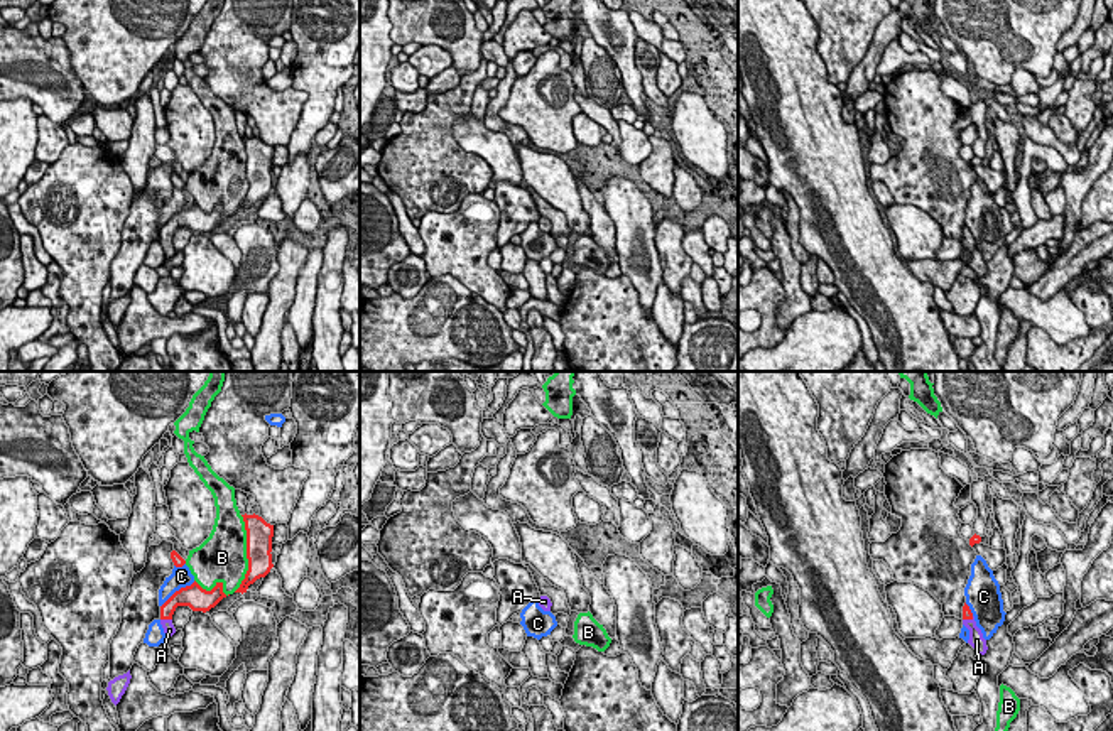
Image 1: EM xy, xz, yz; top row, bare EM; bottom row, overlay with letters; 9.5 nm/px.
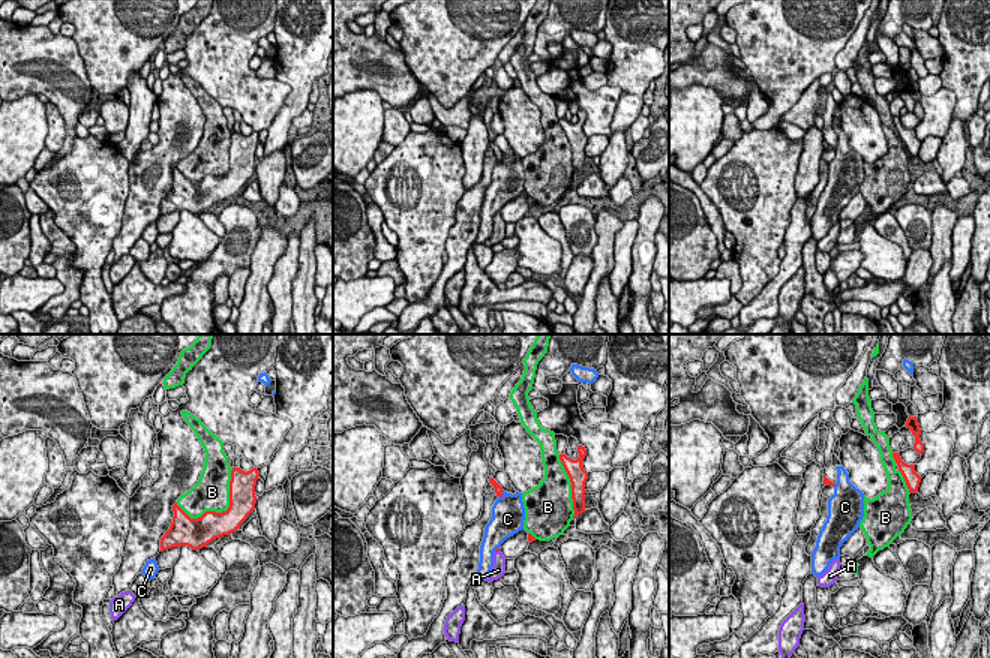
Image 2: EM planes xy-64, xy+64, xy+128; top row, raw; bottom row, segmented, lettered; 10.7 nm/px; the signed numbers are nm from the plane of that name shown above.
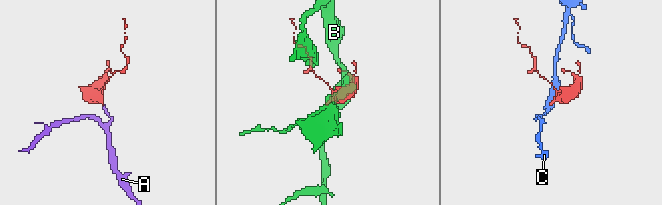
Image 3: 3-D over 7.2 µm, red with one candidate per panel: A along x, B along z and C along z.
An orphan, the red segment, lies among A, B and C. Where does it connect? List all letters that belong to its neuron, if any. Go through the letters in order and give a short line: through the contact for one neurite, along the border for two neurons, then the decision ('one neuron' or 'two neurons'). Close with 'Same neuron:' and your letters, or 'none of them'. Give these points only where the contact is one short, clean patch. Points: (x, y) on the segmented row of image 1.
A: line xy (179, 598), (166, 618), (169, 630); one neuron
B: two neurons
C: two neurons
Same neuron: A

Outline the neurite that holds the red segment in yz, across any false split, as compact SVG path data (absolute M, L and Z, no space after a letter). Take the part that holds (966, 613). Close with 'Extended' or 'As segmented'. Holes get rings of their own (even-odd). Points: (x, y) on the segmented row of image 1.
M966 603L963 606L963 625L969 630L968 643L976 650L978 657L985 655L988 650L986 640L983 638L981 630L976 626L975 616Z. Extended

